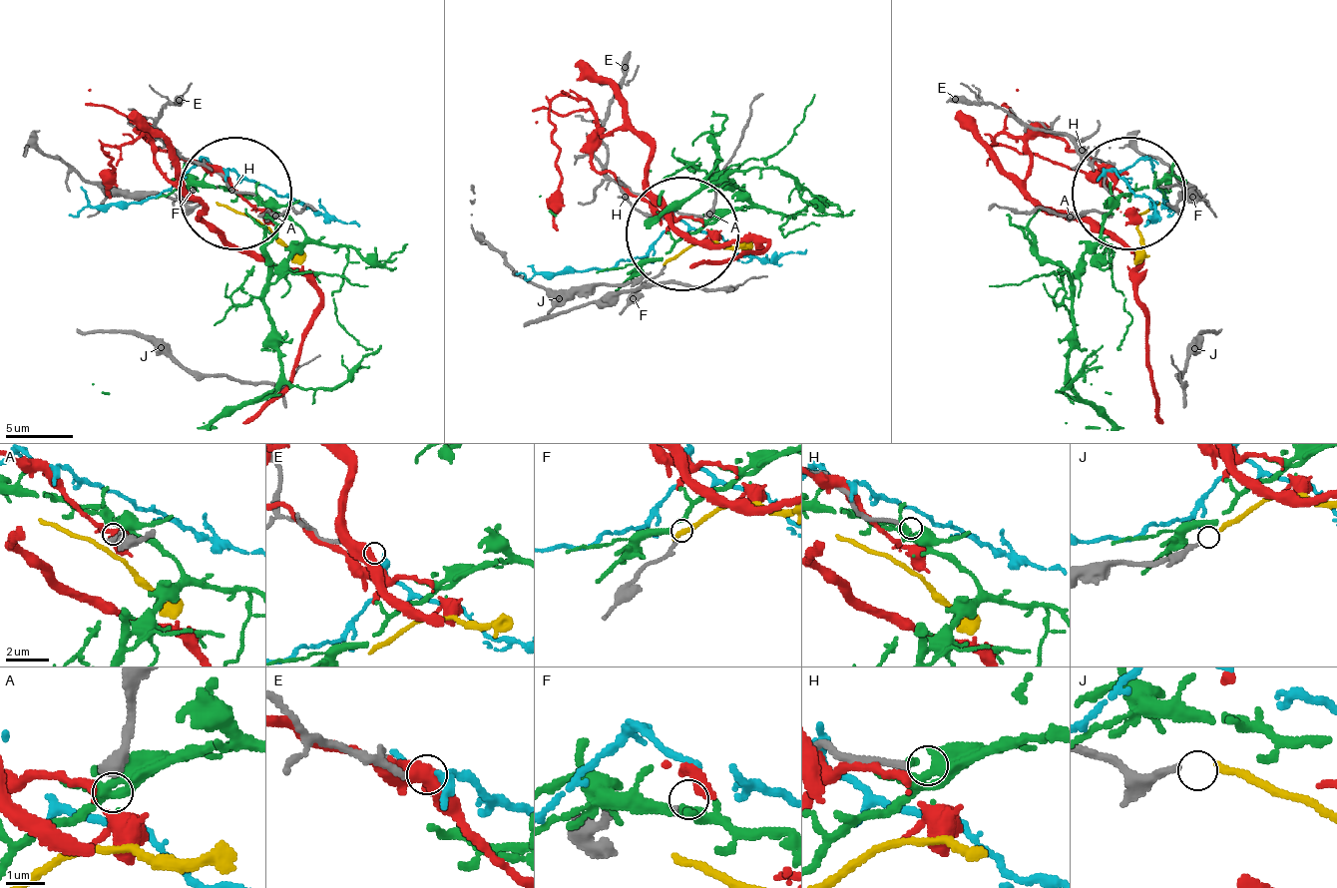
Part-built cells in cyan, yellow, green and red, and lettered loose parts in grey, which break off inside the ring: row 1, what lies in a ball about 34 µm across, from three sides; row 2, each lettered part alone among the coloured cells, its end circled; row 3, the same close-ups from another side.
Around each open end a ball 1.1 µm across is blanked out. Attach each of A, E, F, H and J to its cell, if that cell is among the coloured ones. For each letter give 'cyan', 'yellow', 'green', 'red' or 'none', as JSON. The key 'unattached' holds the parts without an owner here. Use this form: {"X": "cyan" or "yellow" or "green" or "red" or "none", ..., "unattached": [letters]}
{"A": "none", "E": "cyan", "F": "none", "H": "none", "J": "yellow", "unattached": ["A", "F", "H"]}

